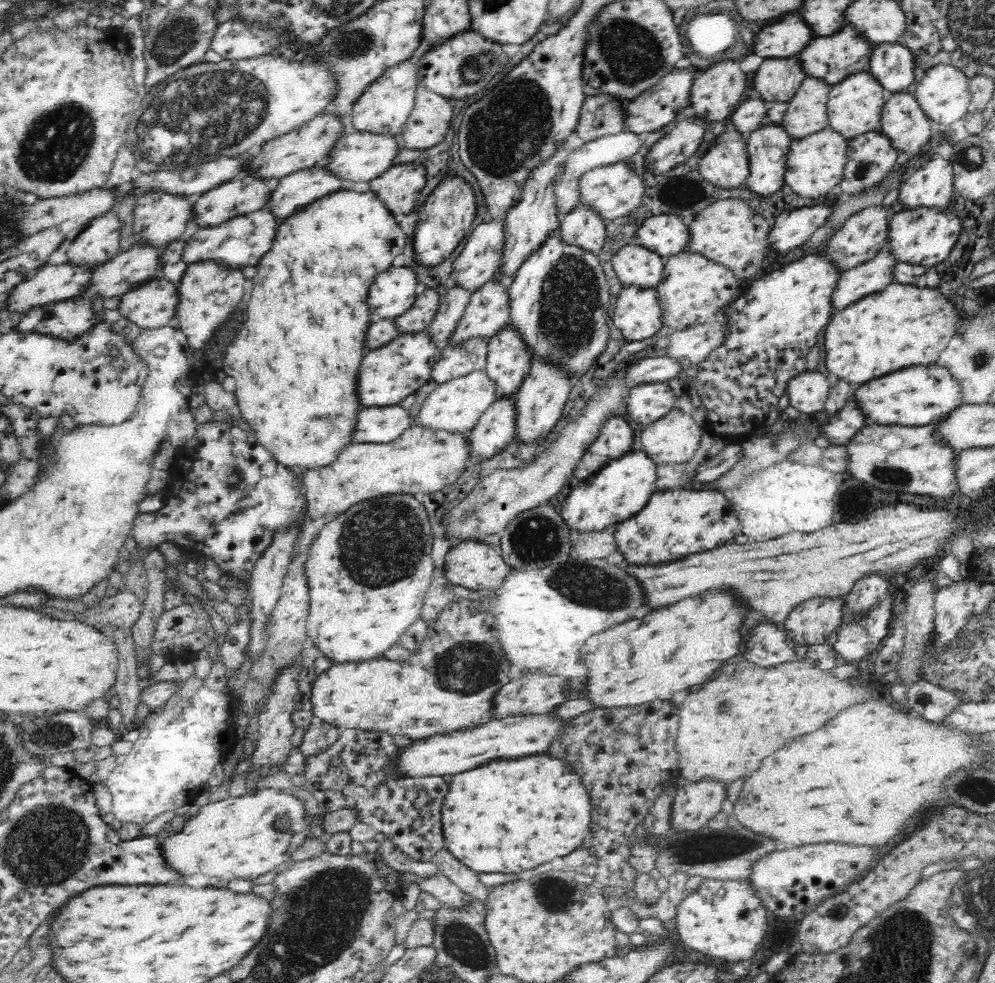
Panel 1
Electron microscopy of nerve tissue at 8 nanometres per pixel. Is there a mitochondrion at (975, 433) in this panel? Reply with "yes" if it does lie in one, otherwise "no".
no

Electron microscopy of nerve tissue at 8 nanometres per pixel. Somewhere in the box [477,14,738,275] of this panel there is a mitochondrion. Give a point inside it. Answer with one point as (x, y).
(630, 54)

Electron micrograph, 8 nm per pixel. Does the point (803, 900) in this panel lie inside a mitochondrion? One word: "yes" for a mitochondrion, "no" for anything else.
no

